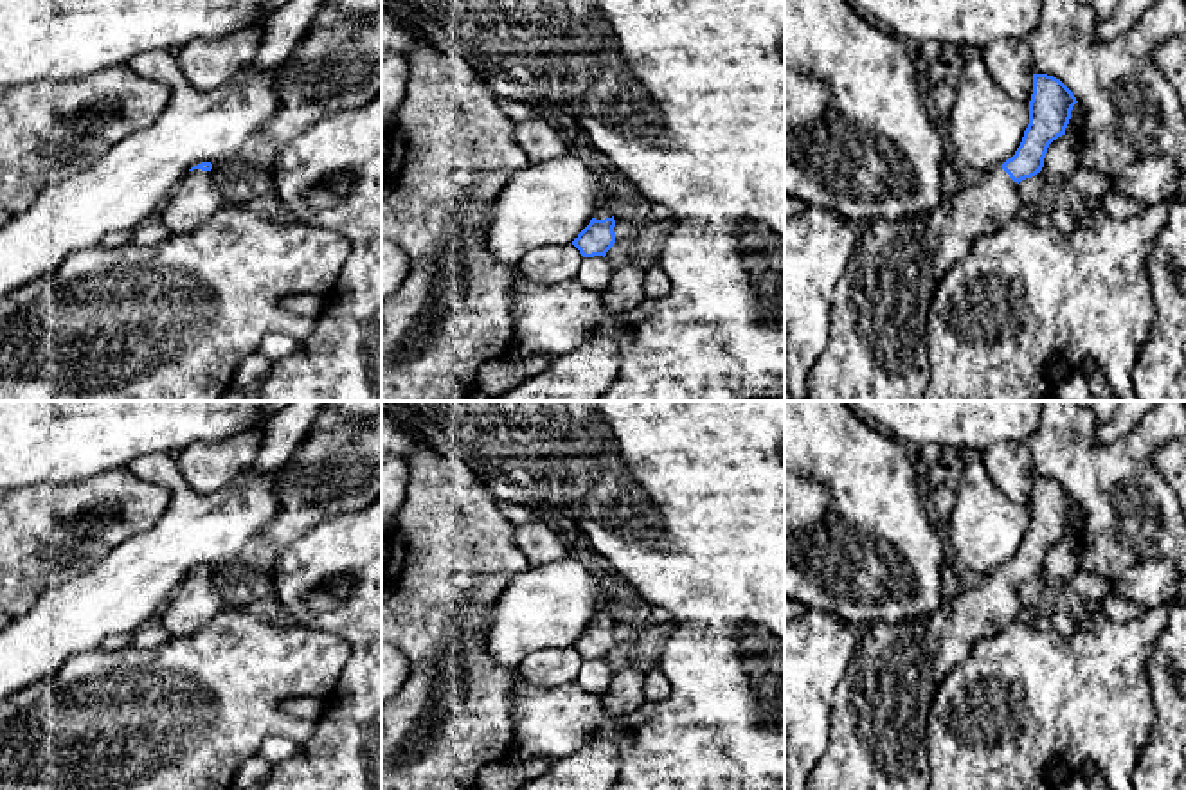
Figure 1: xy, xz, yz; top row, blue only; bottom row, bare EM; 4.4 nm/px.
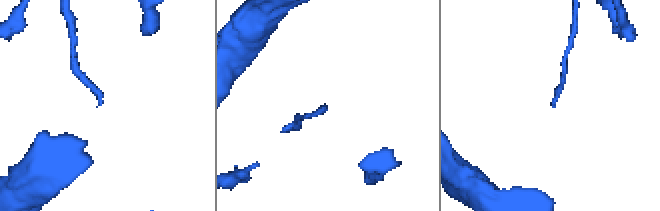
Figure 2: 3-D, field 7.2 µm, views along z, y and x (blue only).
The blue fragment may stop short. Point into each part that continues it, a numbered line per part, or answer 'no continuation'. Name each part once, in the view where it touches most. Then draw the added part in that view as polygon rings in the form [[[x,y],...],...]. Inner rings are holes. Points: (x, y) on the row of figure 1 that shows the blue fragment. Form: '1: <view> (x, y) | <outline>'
1: xy (195, 200) | [[[193,169],[171,191],[160,207],[160,220],[169,234],[187,234],[209,221],[223,205],[211,171]]]

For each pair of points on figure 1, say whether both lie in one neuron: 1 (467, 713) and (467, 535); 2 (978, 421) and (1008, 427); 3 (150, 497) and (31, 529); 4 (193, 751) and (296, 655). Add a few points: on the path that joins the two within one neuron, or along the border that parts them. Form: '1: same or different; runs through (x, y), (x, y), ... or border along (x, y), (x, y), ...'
1: same; runs through (454, 668), (454, 580)
2: same; runs through (985, 421), (1001, 421)
3: same; runs through (121, 497), (103, 495), (94, 502), (60, 508)
4: same; runs through (218, 726), (270, 673)

